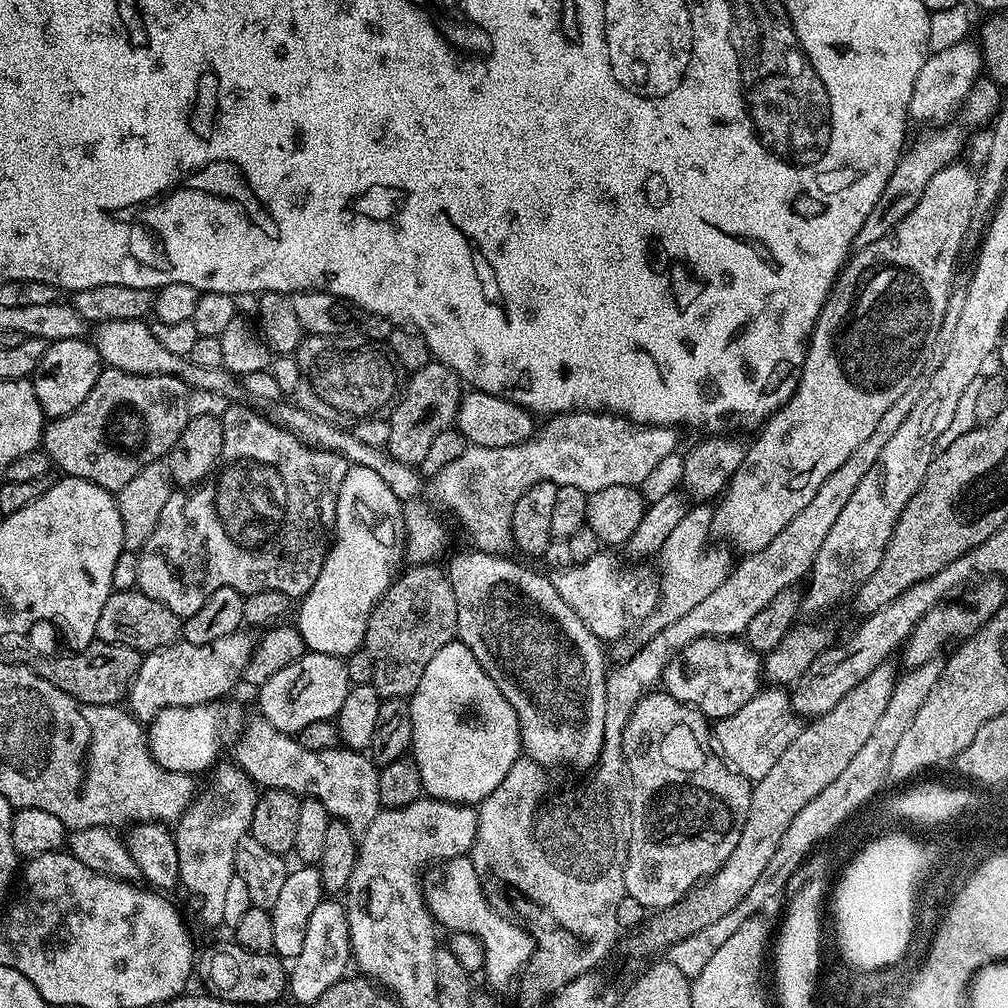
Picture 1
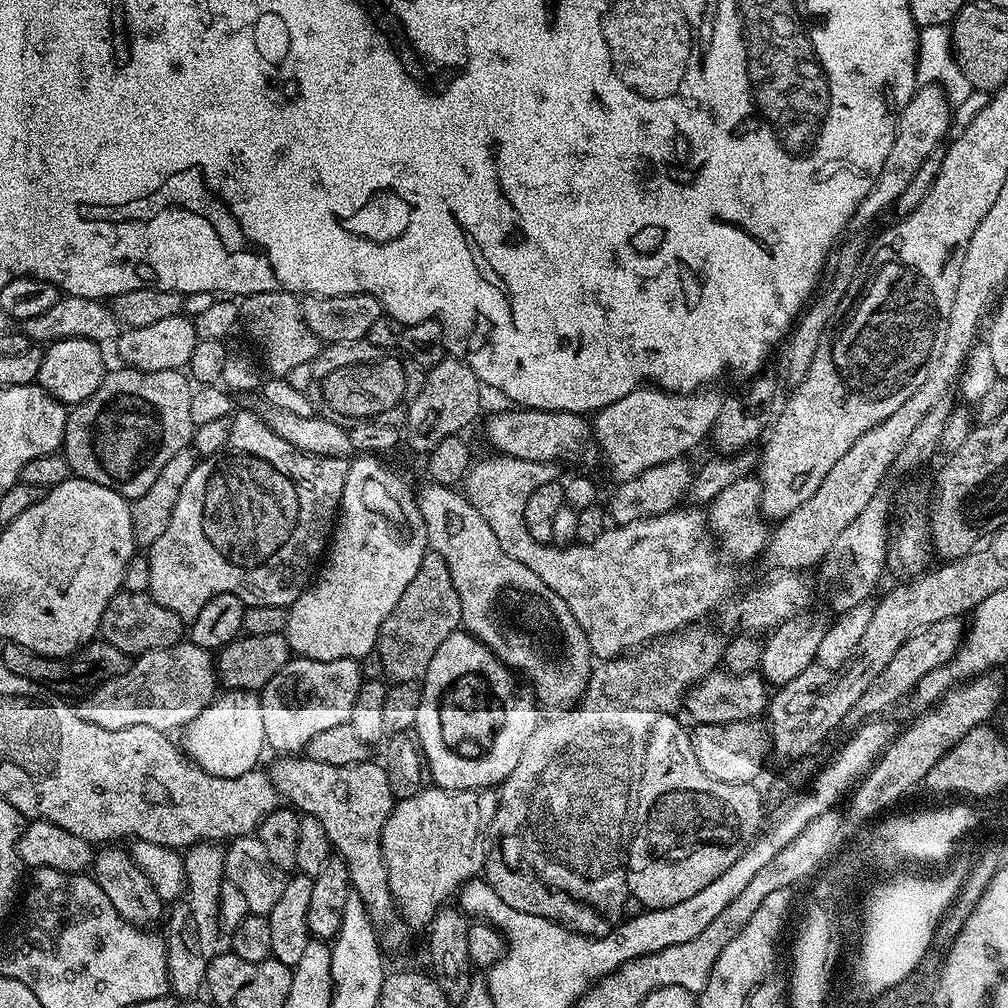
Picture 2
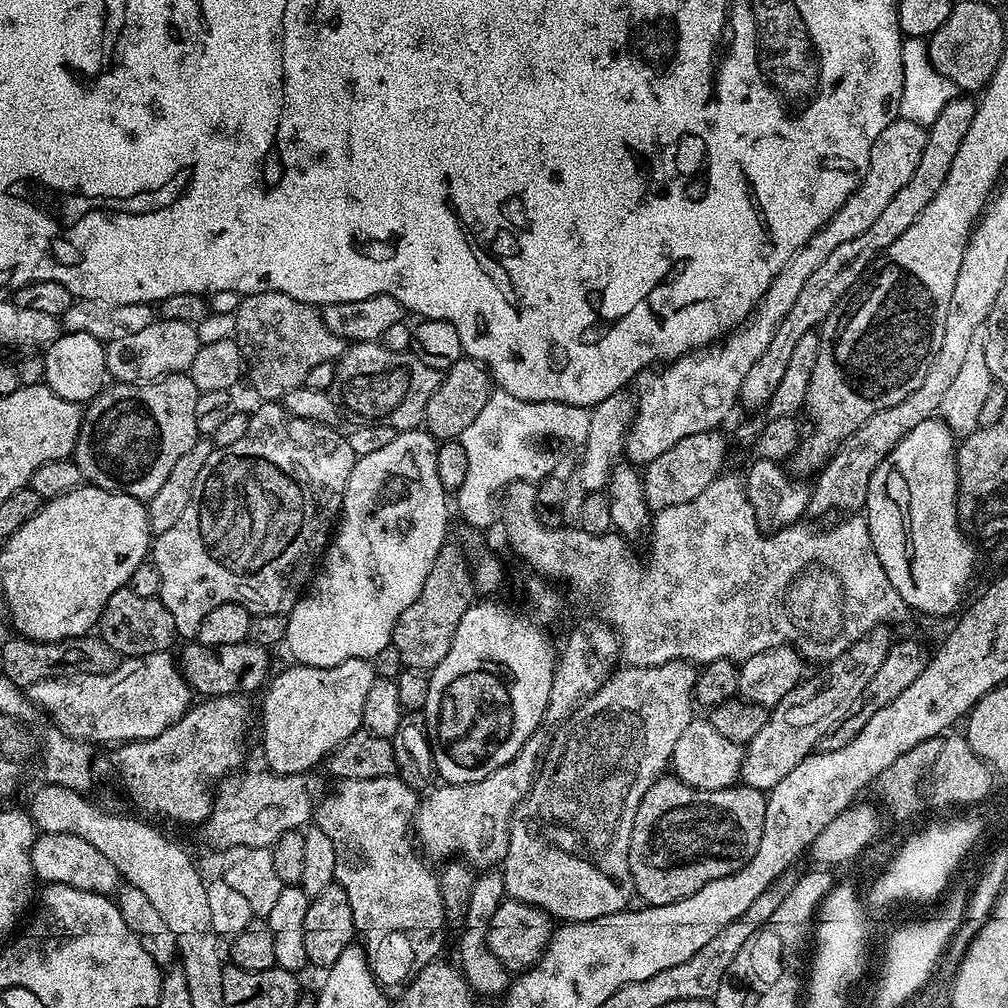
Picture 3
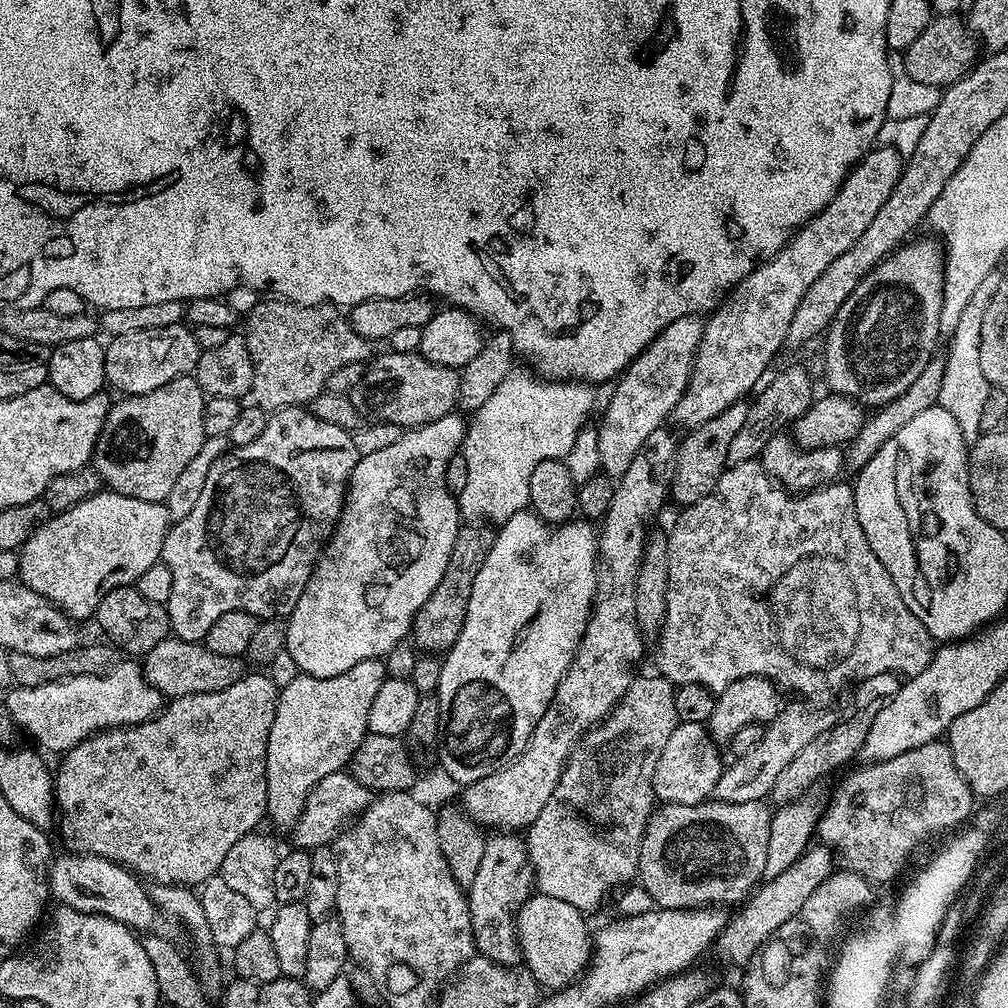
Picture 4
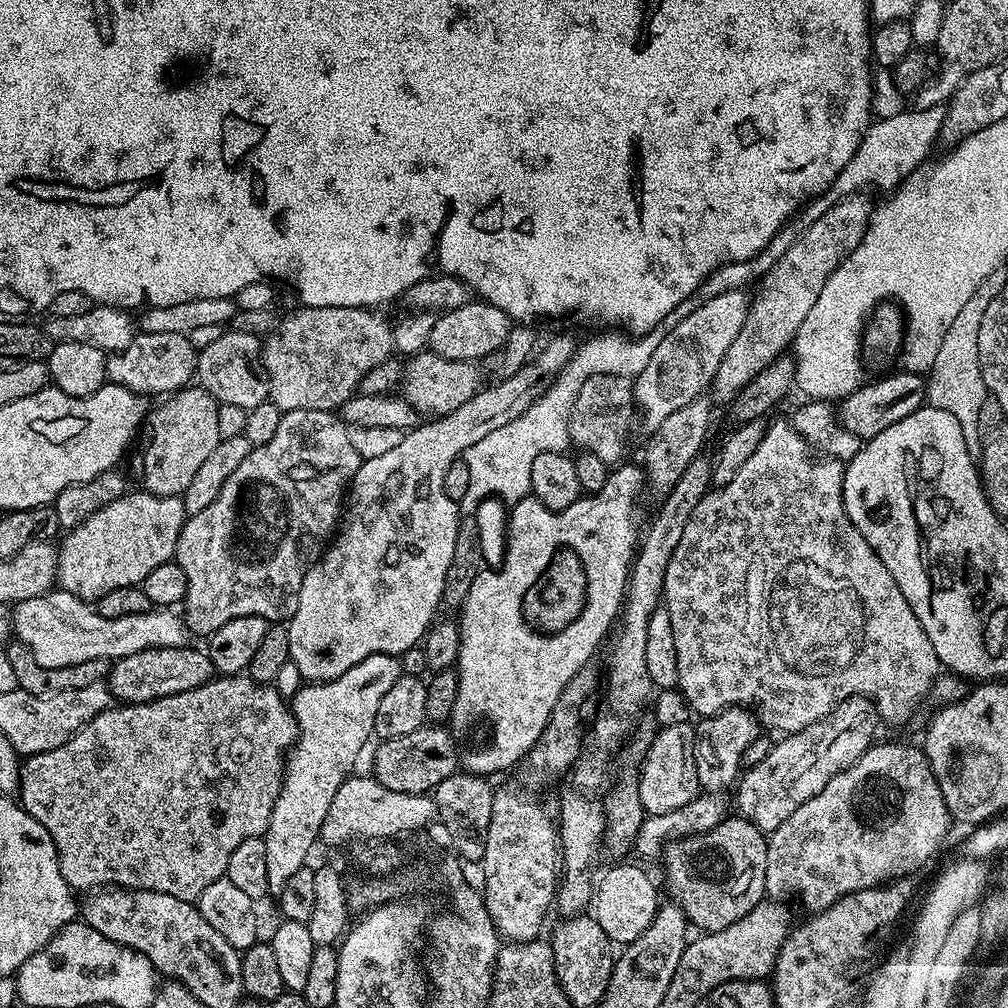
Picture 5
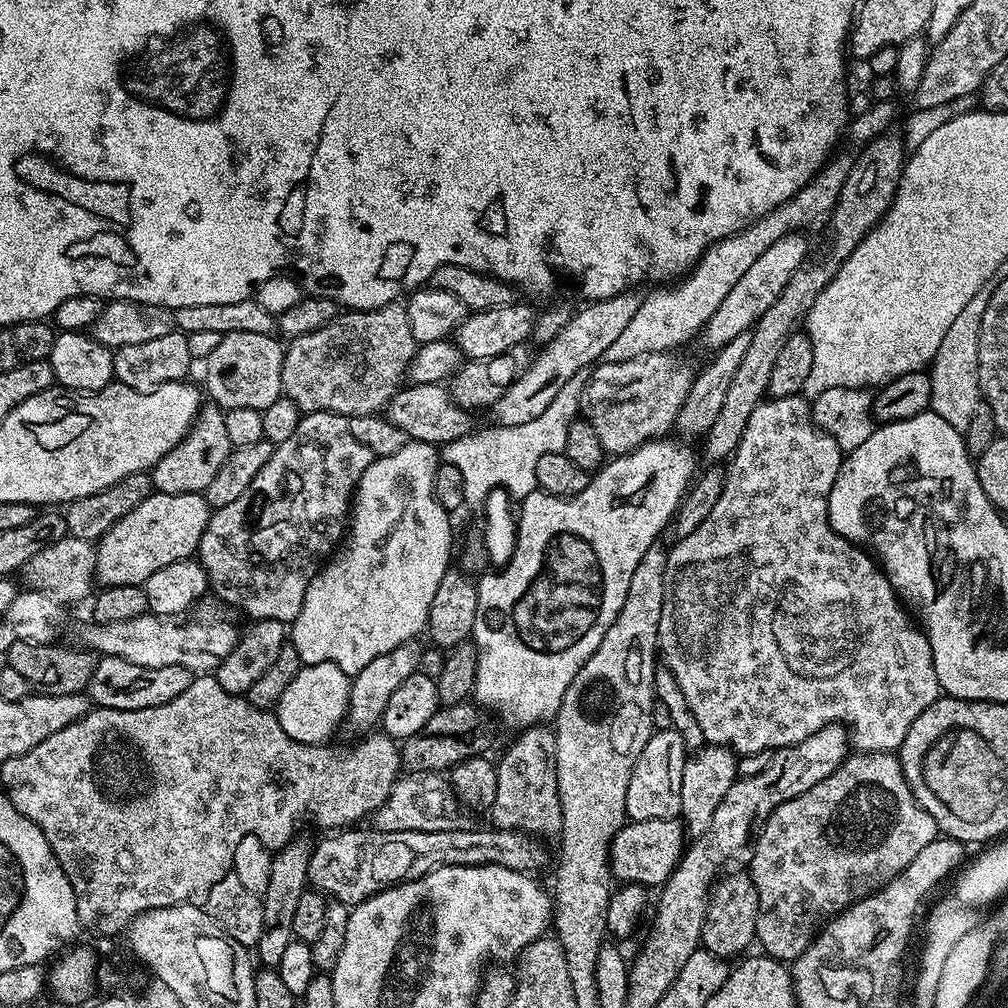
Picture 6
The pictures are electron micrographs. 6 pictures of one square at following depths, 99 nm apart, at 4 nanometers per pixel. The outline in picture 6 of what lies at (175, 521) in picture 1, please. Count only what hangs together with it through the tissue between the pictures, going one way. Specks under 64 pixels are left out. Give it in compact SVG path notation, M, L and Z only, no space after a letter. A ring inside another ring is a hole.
M336 412L301 415L294 434L273 447L270 462L254 474L254 482L250 482L234 502L215 509L208 520L200 539L198 559L208 575L211 595L229 604L224 605L229 609L245 612L252 622L277 620L287 625L296 620L310 582L345 535L356 483L373 459L372 452L350 434L348 417Z

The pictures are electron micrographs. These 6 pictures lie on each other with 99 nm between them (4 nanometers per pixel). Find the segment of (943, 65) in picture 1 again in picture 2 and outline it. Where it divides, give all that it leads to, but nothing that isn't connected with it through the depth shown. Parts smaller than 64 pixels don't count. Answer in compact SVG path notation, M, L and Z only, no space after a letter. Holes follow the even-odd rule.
M920 84L917 87L910 102L906 102L906 106L896 118L894 146L890 146L890 154L886 154L886 162L882 166L882 174L878 174L878 182L874 182L870 194L866 194L866 198L862 198L862 202L856 208L856 213L852 215L851 227L853 229L870 223L886 208L891 209L895 205L902 190L906 190L906 186L910 186L914 174L918 174L922 162L926 162L926 158L930 158L941 147L940 139L944 135L946 135L945 137L949 135L948 123L951 122L952 115L954 115L954 109L948 103L948 98L940 85Z

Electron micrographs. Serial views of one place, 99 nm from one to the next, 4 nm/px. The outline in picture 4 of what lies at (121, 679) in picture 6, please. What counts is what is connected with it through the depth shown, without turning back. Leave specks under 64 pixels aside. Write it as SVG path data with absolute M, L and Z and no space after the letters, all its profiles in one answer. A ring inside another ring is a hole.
M175 638L158 642L154 650L144 653L142 667L148 684L160 691L164 698L226 690L226 686L234 686L234 682L238 682L246 674L246 664L241 657L214 654L214 650L210 650L203 642L195 644Z

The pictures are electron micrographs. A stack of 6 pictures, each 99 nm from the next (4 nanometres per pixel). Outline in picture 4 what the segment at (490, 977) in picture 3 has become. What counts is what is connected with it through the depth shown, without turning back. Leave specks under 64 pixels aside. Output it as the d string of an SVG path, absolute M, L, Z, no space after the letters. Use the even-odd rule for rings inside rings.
M500 834L504 836L489 835L484 842L482 850L482 863L478 866L478 874L468 889L466 895L470 906L470 926L474 934L476 951L481 956L490 958L499 964L516 966L521 963L520 944L516 940L516 912L529 896L534 892L534 877L532 863L528 860L528 850L523 839L516 834Z

